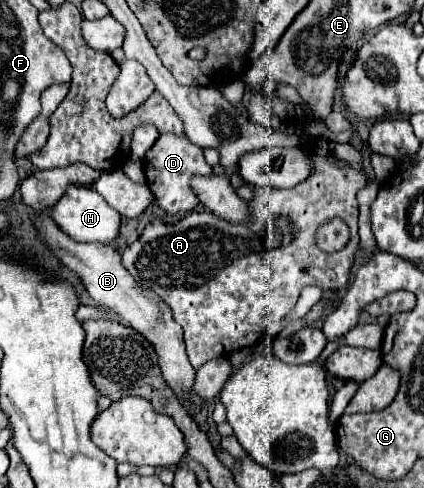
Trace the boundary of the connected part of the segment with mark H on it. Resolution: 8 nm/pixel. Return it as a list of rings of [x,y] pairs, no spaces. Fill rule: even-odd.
[[[71,185],[63,193],[63,197],[57,201],[57,205],[51,211],[55,223],[63,227],[67,235],[79,241],[99,241],[99,243],[111,243],[119,231],[119,213],[107,205],[107,201],[91,187],[79,187]]]

